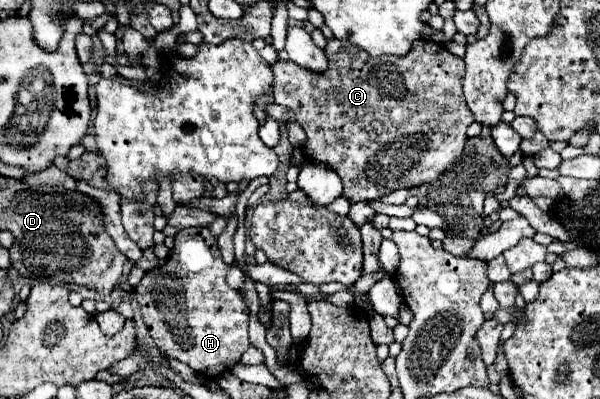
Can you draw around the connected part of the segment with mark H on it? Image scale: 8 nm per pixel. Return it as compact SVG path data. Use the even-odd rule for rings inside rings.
M209 226L183 228L175 236L175 246L169 258L159 268L149 270L139 282L139 286L135 288L137 302L143 312L143 322L155 346L169 358L181 360L183 364L187 364L189 368L193 368L197 374L205 378L217 378L223 372L231 370L233 364L239 362L241 354L249 348L249 336L247 336L249 308L243 302L241 292L229 288L225 282L225 276L231 268L233 264L225 264L221 260L217 238L211 234Z

